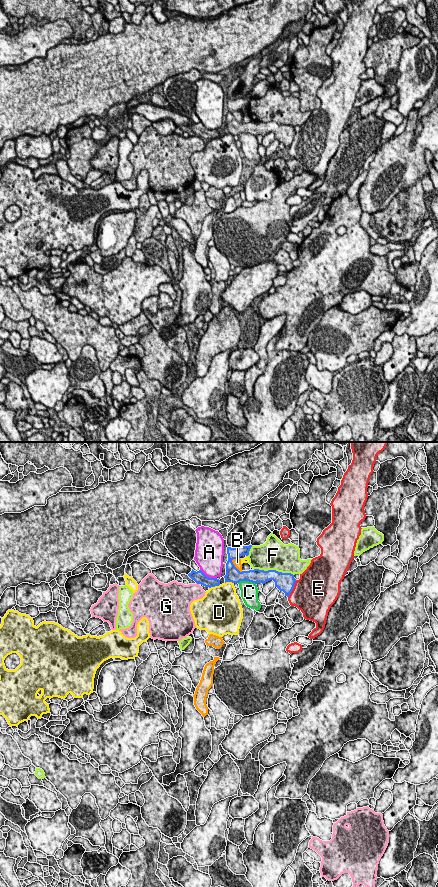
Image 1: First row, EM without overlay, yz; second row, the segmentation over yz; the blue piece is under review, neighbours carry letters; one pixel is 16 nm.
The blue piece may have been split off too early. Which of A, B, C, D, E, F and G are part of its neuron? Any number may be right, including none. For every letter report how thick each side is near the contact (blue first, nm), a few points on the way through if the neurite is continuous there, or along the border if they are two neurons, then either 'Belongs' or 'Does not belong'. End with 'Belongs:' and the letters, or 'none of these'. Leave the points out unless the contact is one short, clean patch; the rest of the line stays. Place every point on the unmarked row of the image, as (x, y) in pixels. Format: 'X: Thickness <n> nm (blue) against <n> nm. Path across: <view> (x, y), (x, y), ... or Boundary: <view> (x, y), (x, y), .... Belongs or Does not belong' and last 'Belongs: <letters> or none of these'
A: Thickness 200 nm (blue) against 380 nm. Boundary: yz (200, 121), (207, 128), (216, 130). Does not belong
B: Thickness 240 nm (blue) against 130 nm. Does not belong
C: Thickness 240 nm (blue) against 280 nm. Does not belong
D: Thickness 180 nm (blue) against 480 nm. Does not belong
E: Thickness 300 nm (blue) against 480 nm. Does not belong
F: Thickness 300 nm (blue) against 480 nm. Does not belong
G: Thickness 200 nm (blue) against 320 nm. Does not belong
Belongs: none of these

